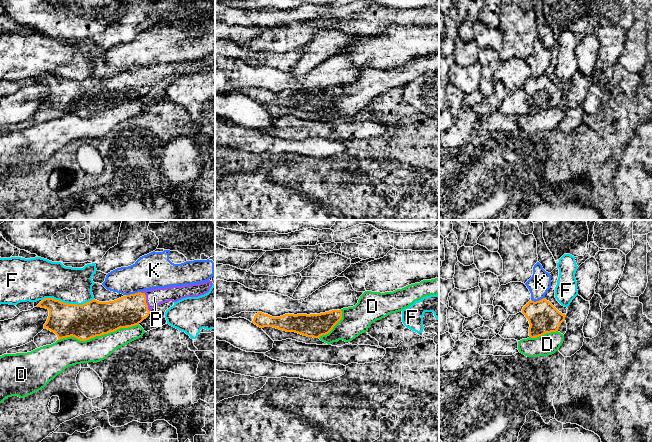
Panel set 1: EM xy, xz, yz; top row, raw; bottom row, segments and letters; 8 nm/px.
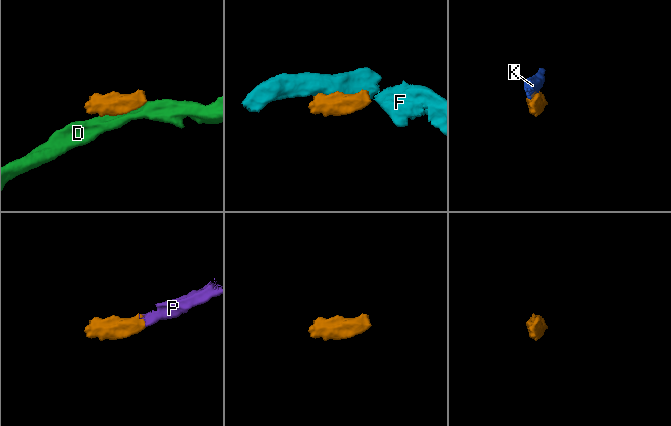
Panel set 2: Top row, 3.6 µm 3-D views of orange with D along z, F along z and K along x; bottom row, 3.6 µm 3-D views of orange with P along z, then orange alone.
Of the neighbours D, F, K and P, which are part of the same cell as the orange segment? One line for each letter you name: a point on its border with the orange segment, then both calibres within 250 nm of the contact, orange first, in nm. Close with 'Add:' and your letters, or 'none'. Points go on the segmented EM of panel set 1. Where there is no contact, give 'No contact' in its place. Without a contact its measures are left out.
P: Touches orange at xy (145, 301). Thickness 260 nm (orange) against 140 nm
Add: P

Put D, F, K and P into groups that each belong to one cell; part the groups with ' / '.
D / F / K / P

